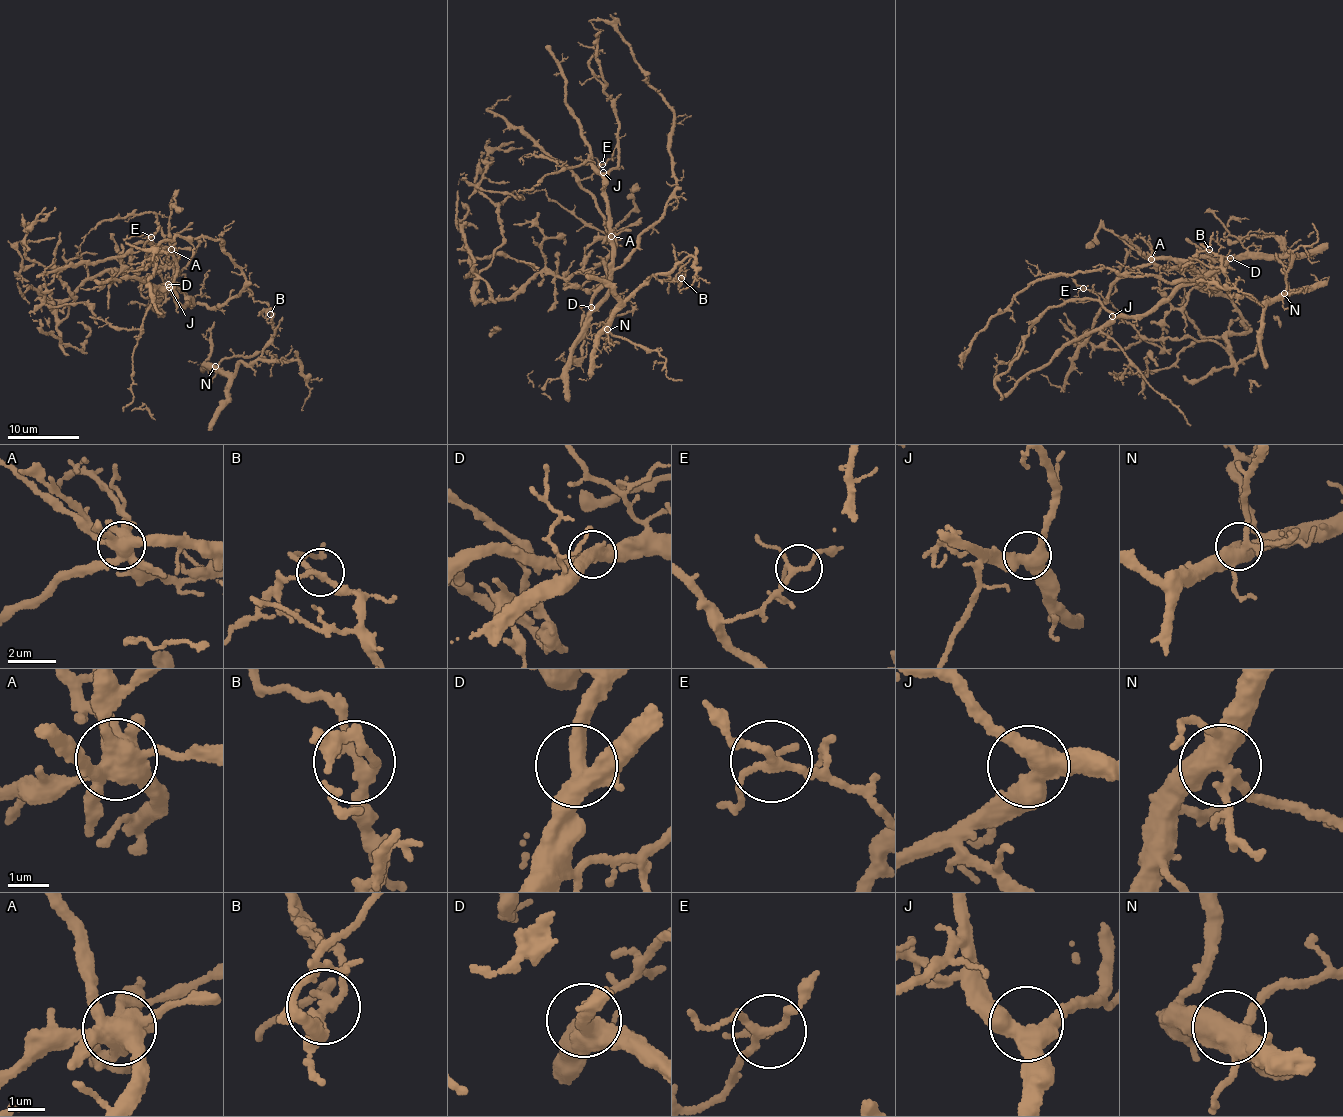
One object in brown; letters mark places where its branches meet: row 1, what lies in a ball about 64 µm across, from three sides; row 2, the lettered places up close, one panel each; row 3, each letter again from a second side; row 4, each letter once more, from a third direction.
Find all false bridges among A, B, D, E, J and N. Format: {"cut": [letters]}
{"cut": ["A"]}

